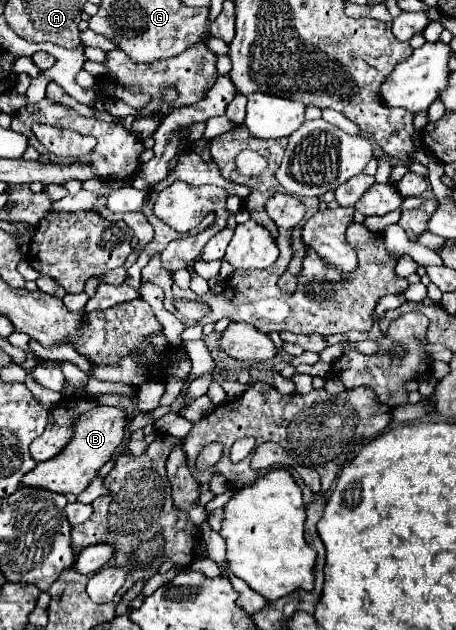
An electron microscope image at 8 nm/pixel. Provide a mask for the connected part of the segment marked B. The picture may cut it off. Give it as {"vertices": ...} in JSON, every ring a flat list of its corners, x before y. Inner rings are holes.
{"vertices":[[95,408,85,412,75,428,73,440,67,444,67,448,55,456,53,460,47,462,39,462,31,472,27,472,21,480,21,486,27,488,43,488,49,492,59,492,59,494,79,494,83,492,83,488,87,488,95,476,99,474,101,466,119,452,119,446,123,444,125,438,125,426,127,426,127,418,125,412,121,408]]}

